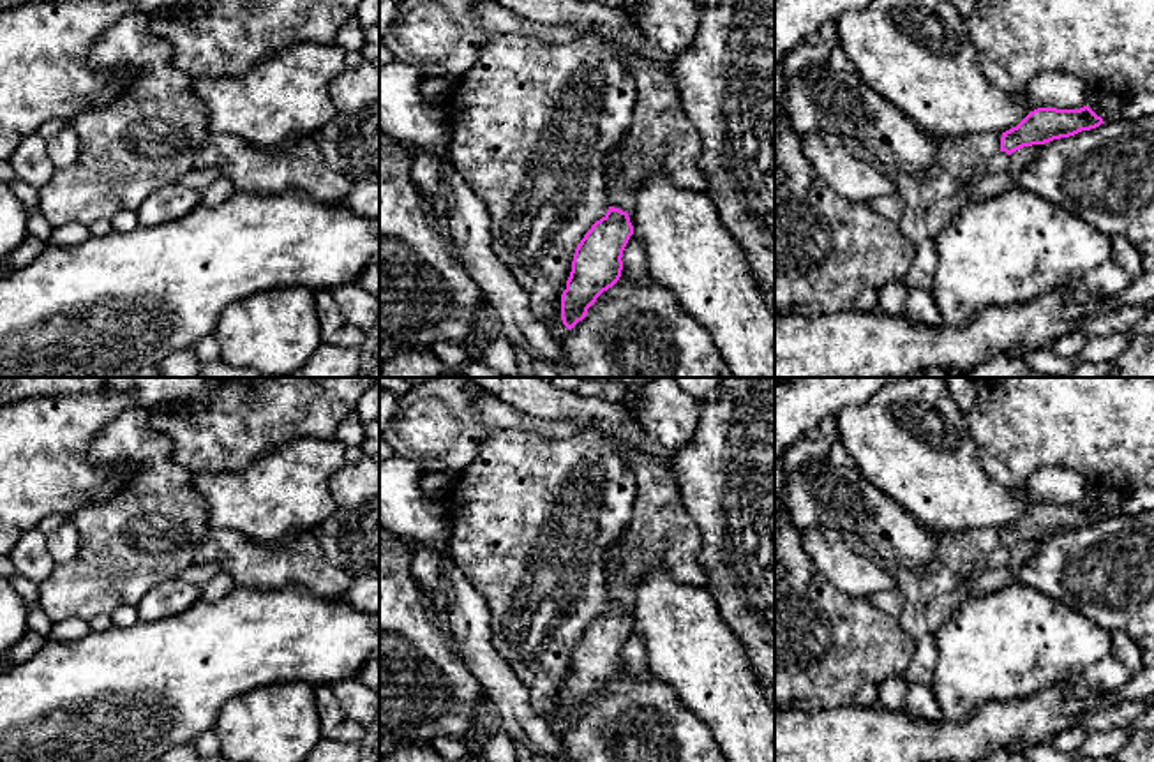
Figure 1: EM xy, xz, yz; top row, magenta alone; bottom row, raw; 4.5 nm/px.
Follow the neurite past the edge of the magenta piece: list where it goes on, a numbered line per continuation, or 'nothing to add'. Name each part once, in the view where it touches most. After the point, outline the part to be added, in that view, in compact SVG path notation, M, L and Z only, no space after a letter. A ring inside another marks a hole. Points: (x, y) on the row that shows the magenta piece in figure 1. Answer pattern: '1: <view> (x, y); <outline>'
1: xz (662, 138); M635 56L628 58L626 65L637 86L637 108L621 141L621 155L607 168L605 196L609 206L628 213L633 205L632 194L655 173L665 175L676 187L708 192L708 182L699 166L701 136L685 111L674 74Z

